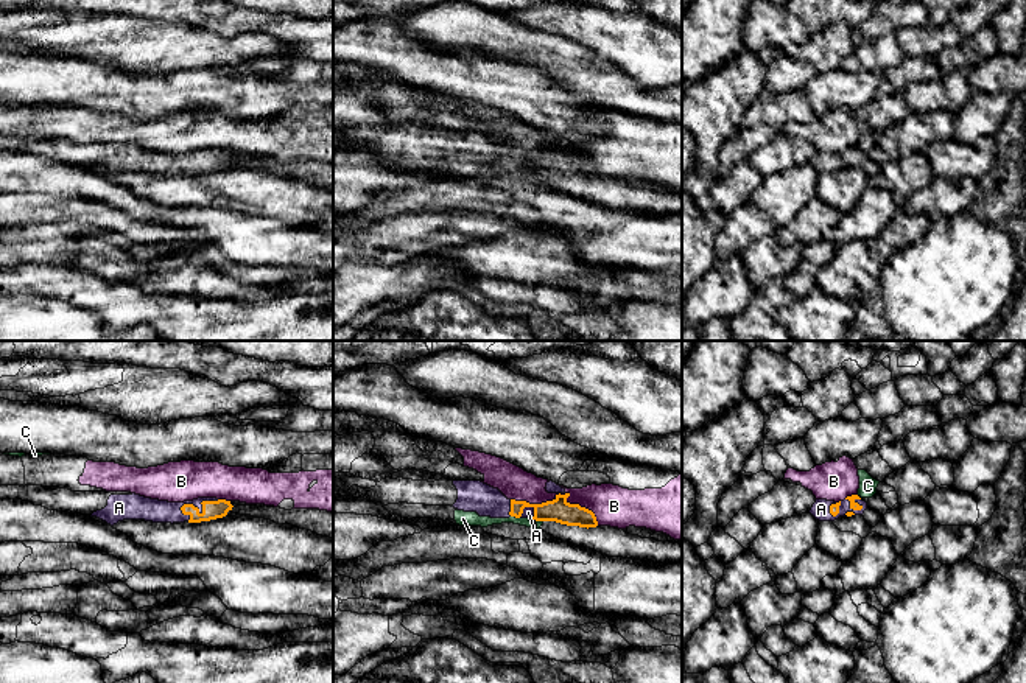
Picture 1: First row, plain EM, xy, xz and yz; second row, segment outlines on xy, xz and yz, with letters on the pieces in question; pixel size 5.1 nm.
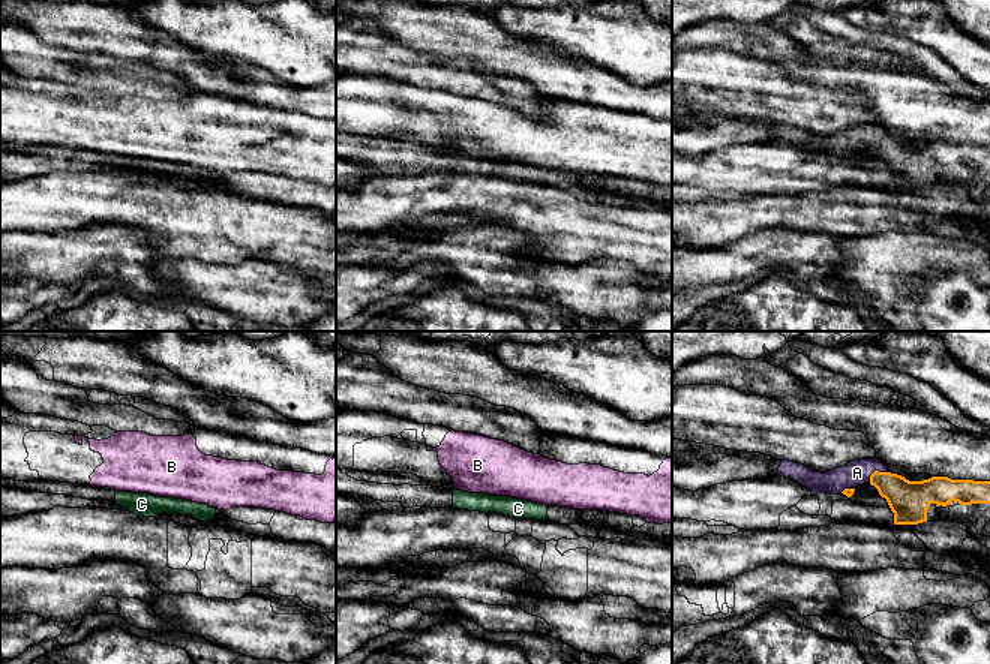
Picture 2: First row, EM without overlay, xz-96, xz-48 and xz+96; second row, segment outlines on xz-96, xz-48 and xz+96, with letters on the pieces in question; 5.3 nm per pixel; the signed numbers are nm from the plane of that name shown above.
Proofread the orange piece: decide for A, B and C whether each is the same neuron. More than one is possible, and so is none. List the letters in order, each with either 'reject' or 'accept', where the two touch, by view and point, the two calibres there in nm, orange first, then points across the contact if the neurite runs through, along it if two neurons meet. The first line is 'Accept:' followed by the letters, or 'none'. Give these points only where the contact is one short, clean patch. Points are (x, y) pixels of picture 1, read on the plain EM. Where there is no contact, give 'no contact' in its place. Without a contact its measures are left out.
Accept: A
A: accept; meets orange in xy at (203, 159); 100 nm thick on the orange side, 120 nm on the other; runs through xy (210, 161), (203, 159), (154, 162)
B: reject; meets orange in xz at (559, 145); 120 nm thick on the orange side, 180 nm on the other
C: reject; meets orange in xz at (516, 168); 120 nm thick on the orange side, 80 nm on the other; border along xz (511, 167), (519, 170)

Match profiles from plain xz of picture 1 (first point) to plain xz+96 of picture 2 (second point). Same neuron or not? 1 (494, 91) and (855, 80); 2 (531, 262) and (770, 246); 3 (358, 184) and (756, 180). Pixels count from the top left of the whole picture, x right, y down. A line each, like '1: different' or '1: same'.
1: same
2: different
3: same

